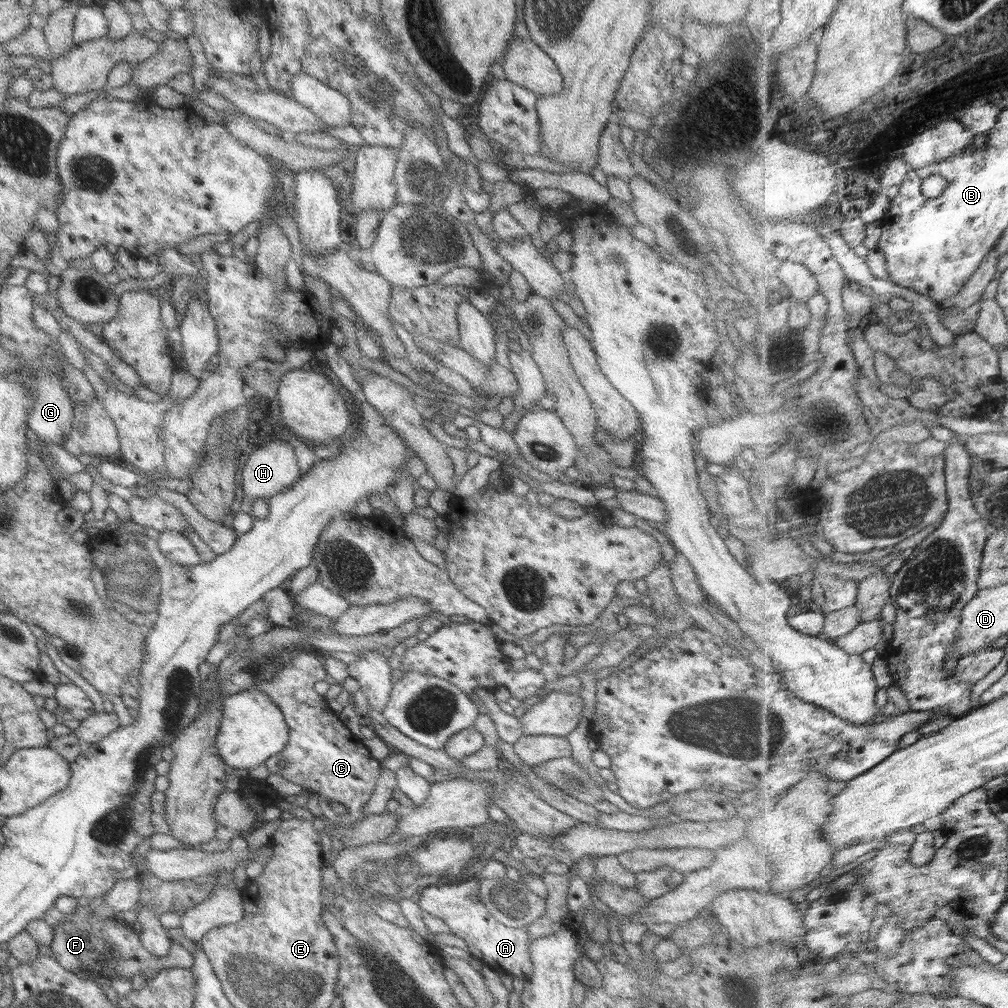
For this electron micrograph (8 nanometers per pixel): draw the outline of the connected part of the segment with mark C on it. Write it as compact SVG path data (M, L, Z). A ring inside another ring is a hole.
M312 651L301 652L293 655L293 659L287 663L269 680L256 682L253 686L265 693L270 698L269 702L279 708L288 731L285 746L273 758L264 760L263 764L267 766L269 773L278 774L300 786L303 791L315 794L321 816L329 824L347 827L351 822L358 822L366 817L361 810L369 800L379 776L379 761L364 748L361 740L356 739L343 726L337 714L327 707L325 698L313 690L315 682L327 680L322 656ZM279 762L285 762L286 766L281 767ZM328 802L343 804L346 808L345 815L337 815Z

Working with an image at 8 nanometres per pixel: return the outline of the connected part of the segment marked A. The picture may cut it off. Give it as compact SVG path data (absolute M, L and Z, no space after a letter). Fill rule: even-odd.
M476 878L464 881L461 884L437 884L426 886L419 891L416 900L418 907L427 914L442 920L453 936L463 940L467 946L467 954L472 958L480 960L491 969L505 972L511 976L518 976L523 979L530 976L532 966L528 955L528 944L534 938L549 936L559 929L576 929L573 923L567 920L568 915L559 922L551 922L544 914L533 922L521 928L501 926L484 907L478 895L478 880Z

